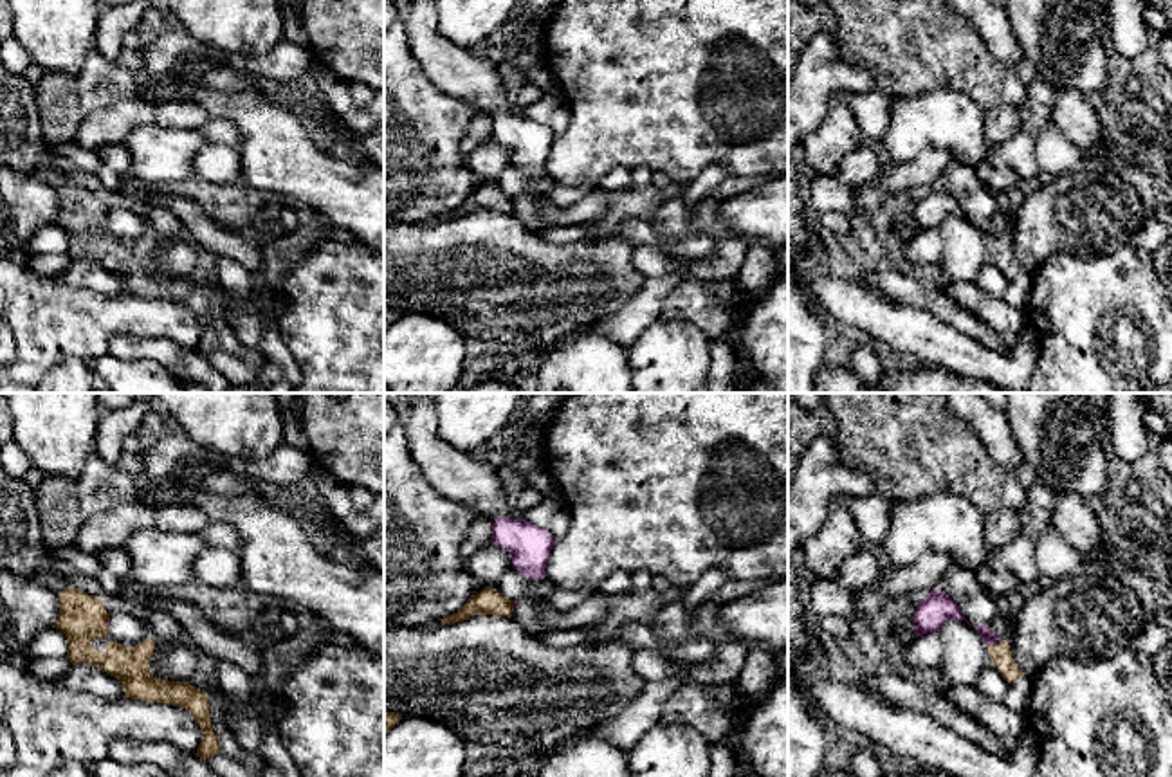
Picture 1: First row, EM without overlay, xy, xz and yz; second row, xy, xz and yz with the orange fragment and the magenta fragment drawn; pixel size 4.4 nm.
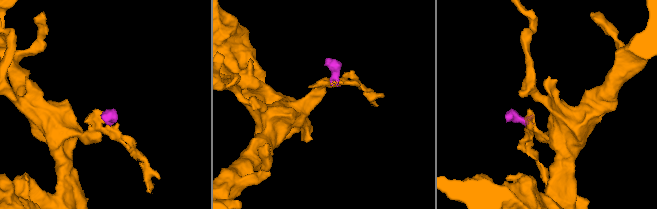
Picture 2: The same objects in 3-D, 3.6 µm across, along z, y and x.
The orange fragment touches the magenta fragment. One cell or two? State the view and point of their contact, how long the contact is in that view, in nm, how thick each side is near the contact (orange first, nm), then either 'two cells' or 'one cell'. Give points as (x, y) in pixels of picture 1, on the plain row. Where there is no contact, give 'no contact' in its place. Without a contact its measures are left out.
yz (996, 240) | 60 nm | 100/80 nm | two cells

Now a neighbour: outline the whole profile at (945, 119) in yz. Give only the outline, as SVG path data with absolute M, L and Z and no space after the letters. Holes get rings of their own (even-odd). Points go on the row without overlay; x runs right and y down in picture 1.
M954 90L891 96L891 119L880 142L891 164L907 164L930 148L948 150L974 169L990 157L984 110Z

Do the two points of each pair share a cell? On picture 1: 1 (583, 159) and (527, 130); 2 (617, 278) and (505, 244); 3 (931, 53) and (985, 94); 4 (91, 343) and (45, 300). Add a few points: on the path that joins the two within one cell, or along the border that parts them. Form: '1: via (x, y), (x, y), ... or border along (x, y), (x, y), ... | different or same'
1: border along (556, 136), (543, 172) | different
2: via (590, 278), (538, 276), (532, 271) | same
3: via (943, 56), (972, 82) | same
4: via (80, 332), (56, 310) | same

